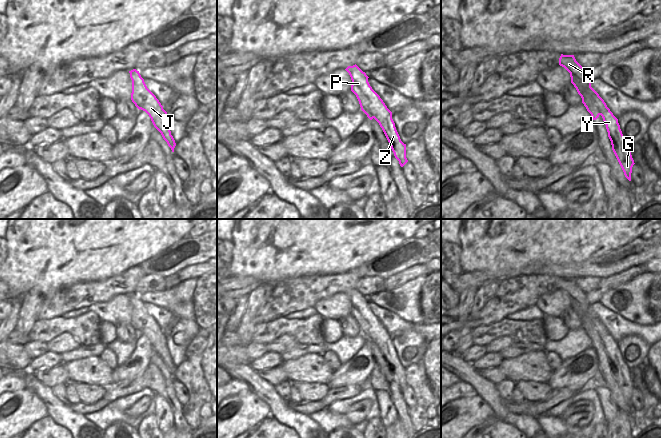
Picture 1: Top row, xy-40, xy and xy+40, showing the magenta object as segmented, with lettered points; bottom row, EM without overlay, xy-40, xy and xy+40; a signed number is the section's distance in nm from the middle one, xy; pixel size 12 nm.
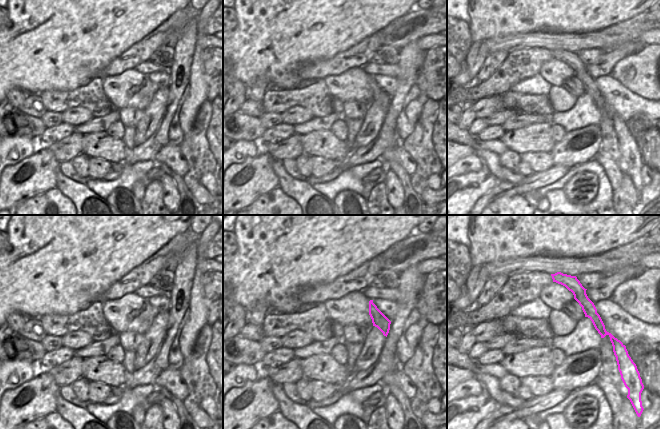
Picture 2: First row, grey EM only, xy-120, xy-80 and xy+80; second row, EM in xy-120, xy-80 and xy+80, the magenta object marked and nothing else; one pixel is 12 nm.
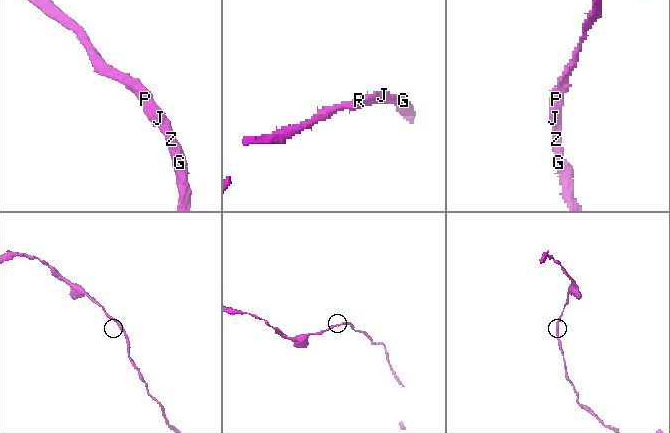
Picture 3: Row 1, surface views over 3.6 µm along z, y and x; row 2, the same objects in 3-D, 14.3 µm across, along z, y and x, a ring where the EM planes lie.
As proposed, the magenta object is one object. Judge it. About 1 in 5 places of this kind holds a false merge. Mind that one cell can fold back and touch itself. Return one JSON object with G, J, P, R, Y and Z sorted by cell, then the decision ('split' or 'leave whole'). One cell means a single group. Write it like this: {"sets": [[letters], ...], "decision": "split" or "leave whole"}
{"sets": [["G", "J", "P", "R", "Y", "Z"]], "decision": "leave whole"}

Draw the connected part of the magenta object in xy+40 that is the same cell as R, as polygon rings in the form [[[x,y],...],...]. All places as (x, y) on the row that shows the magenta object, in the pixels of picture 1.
[[[563,55],[559,58],[559,65],[564,67],[571,77],[571,83],[582,98],[582,103],[591,114],[592,120],[600,115],[606,125],[612,150],[624,172],[625,177],[631,181],[632,167],[635,164],[631,155],[631,146],[624,138],[618,119],[607,107],[604,100],[591,87],[591,81],[586,70],[576,61],[574,55]]]

